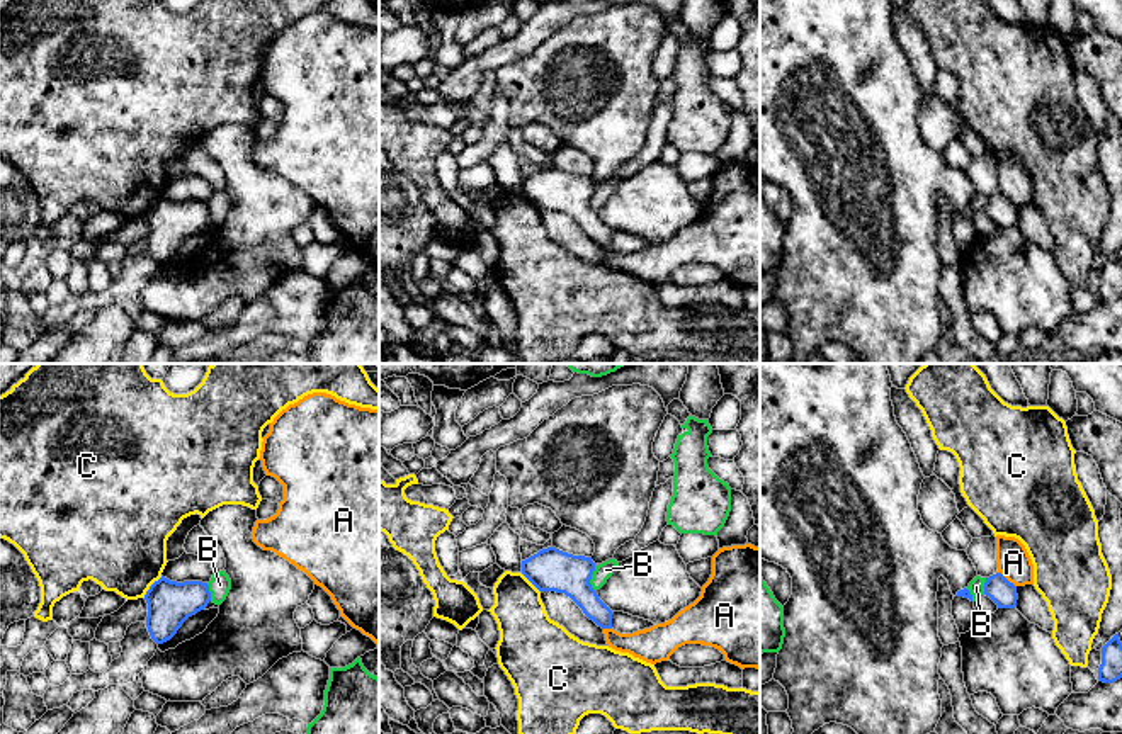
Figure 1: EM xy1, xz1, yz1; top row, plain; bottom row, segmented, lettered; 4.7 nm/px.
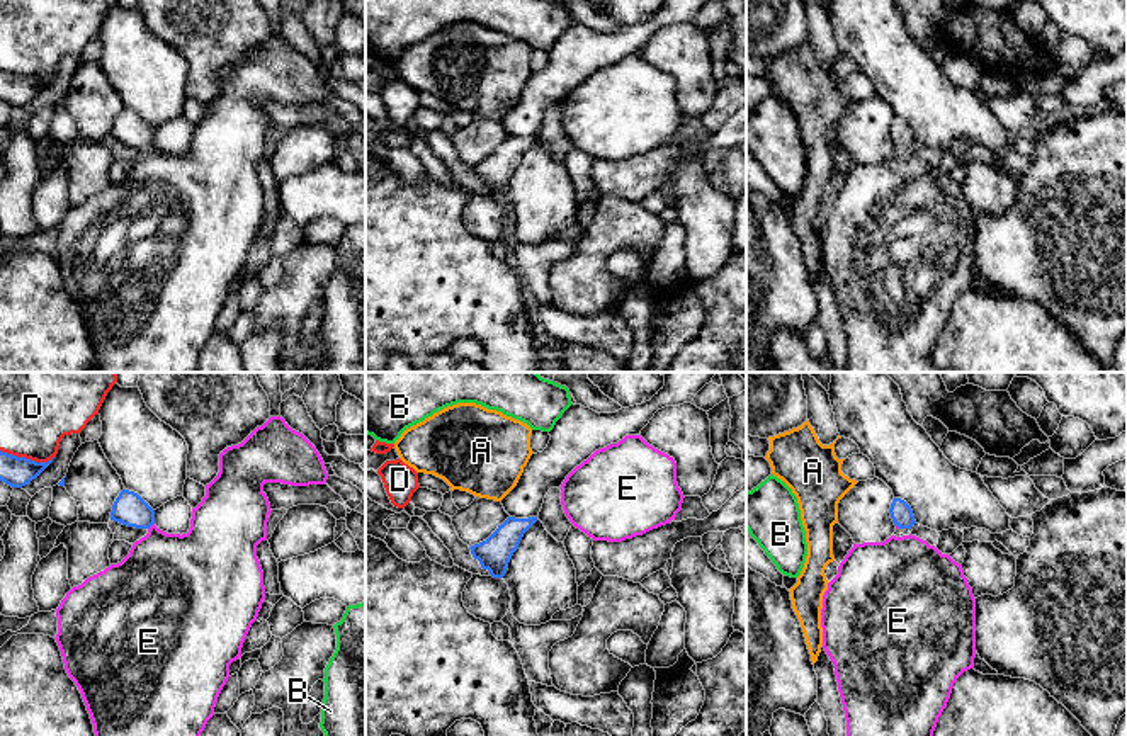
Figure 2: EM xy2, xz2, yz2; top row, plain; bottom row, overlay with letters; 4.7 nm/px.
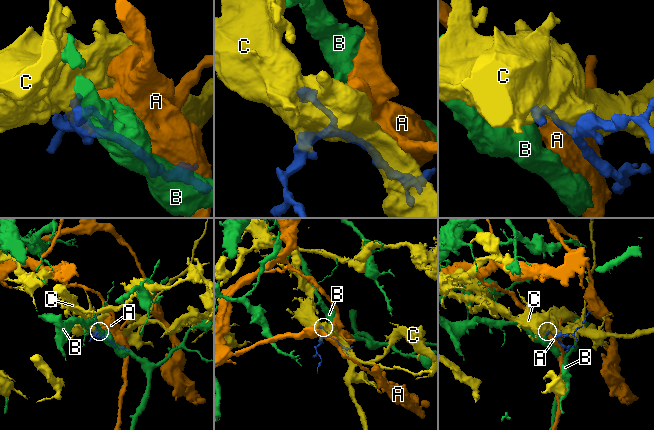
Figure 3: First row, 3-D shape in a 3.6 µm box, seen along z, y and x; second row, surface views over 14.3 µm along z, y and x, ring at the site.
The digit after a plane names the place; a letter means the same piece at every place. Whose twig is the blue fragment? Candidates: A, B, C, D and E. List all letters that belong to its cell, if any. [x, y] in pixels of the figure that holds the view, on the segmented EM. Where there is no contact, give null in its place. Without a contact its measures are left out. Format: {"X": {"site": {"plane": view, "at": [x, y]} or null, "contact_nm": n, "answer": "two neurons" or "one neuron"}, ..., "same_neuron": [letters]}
{"A": {"site": {"plane": "yz1", "at": [1005, 578]}, "contact_nm": 120, "answer": "two neurons"}, "B": {"site": {"plane": "xz1", "at": [590, 578]}, "contact_nm": 130, "answer": "two neurons"}, "C": {"site": {"plane": "xy1", "at": [150, 587]}, "contact_nm": 140, "answer": "two neurons"}, "D": {"site": {"plane": "xy2", "at": [28, 459]}, "contact_nm": 260, "answer": "two neurons"}, "E": {"site": {"plane": "xy2", "at": [152, 524]}, "contact_nm": 50, "answer": "one neuron"}, "same_neuron": ["E"]}

